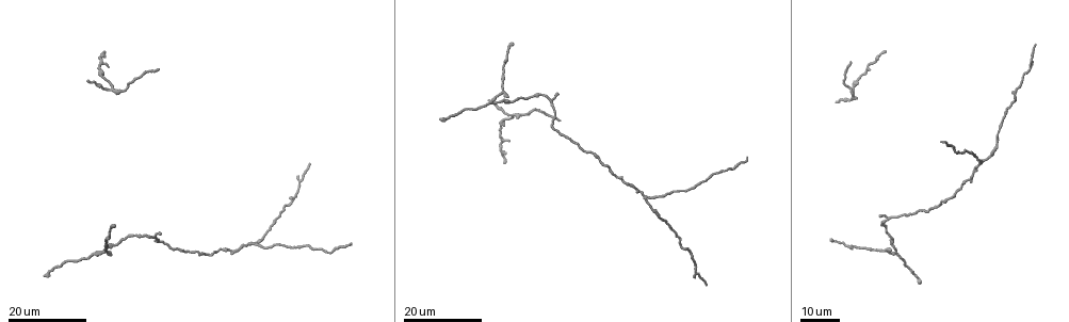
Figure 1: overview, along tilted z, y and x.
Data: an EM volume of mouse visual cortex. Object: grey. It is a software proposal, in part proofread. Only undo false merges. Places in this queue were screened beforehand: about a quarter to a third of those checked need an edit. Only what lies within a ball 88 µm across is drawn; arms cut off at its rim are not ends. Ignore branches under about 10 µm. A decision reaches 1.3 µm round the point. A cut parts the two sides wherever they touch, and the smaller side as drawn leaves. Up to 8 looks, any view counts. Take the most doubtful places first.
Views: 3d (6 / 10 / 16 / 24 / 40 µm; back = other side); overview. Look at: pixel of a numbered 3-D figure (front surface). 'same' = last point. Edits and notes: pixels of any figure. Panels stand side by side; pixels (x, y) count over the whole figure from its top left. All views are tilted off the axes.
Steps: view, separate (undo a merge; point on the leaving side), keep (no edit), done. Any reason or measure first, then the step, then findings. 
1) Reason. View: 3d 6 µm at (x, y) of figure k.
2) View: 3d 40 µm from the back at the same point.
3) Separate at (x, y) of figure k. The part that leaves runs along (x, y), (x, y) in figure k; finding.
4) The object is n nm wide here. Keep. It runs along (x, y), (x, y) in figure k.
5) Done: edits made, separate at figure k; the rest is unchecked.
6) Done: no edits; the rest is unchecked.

Two arms in line, one across. View: 3d 16 µm at (93, 253) of figure 1.

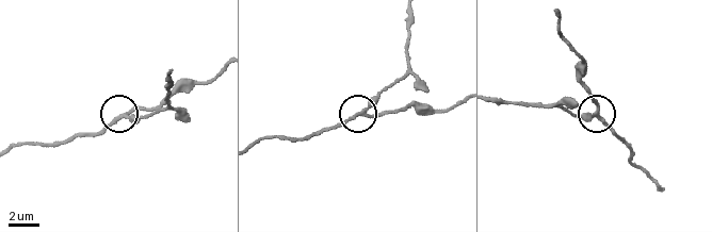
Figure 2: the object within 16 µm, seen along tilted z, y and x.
View: 3d 6 µm at (369, 105) of figure 2.

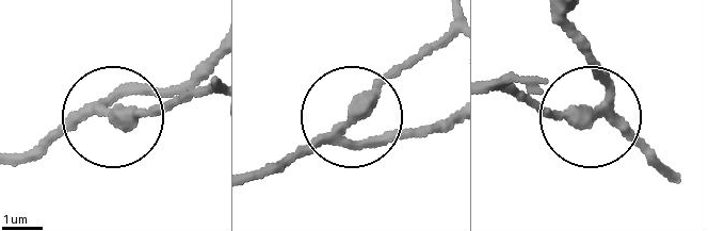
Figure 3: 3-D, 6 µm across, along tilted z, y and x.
The object is 270 nm wide here. Keep. It runs along (444, 127), (372, 139), (348, 121), (284, 172) in figure 3; all the same cell.

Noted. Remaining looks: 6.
Three arms meet. View: 3d 16 µm at (117, 90) of figure 1.

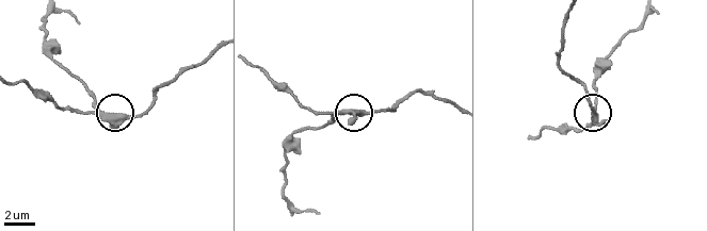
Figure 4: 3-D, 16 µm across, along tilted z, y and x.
Closer look. View: 3d 6 µm at (117, 115) of figure 4.

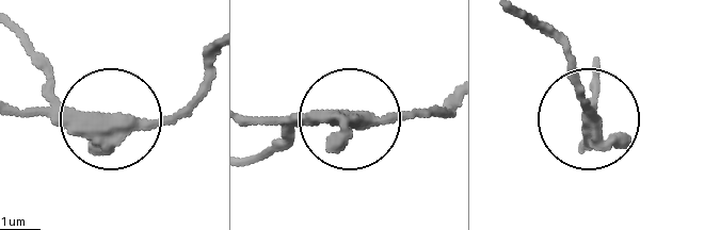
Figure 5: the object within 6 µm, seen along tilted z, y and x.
3 arms meet here. Separate at (42, 59) of figure 5. The part that leaves runs along (65, 108), (14, 37) in figure 5; two cells meet here.

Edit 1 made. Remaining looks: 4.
Arms part here. View: 3d 16 µm at (645, 200) of figure 1.

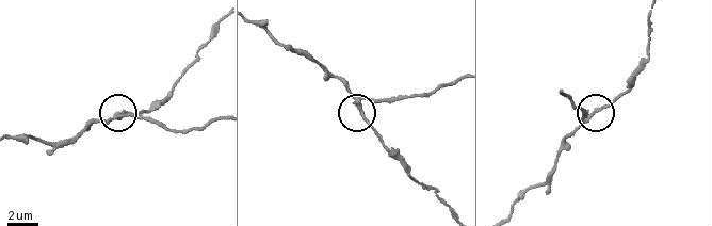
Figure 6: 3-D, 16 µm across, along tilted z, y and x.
Closer look. View: 3d 10 µm at (358, 102) of figure 6.

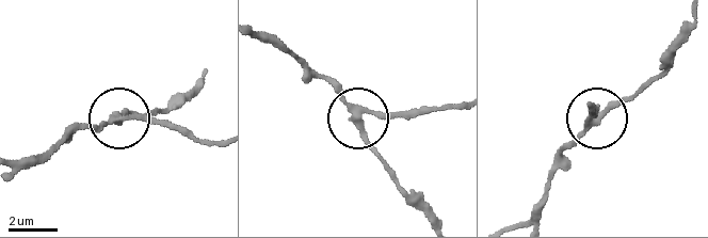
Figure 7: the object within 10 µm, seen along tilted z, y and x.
The object is 250 nm wide here. Separate at (390, 114) of figure 7. The part that leaves runs along (357, 105), (373, 113), (398, 113), (459, 104) in figure 7; a second cell is stuck on.

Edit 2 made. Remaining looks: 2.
Done: edits made, separate at figure 5, separate at figure 7; the rest is unchecked.

